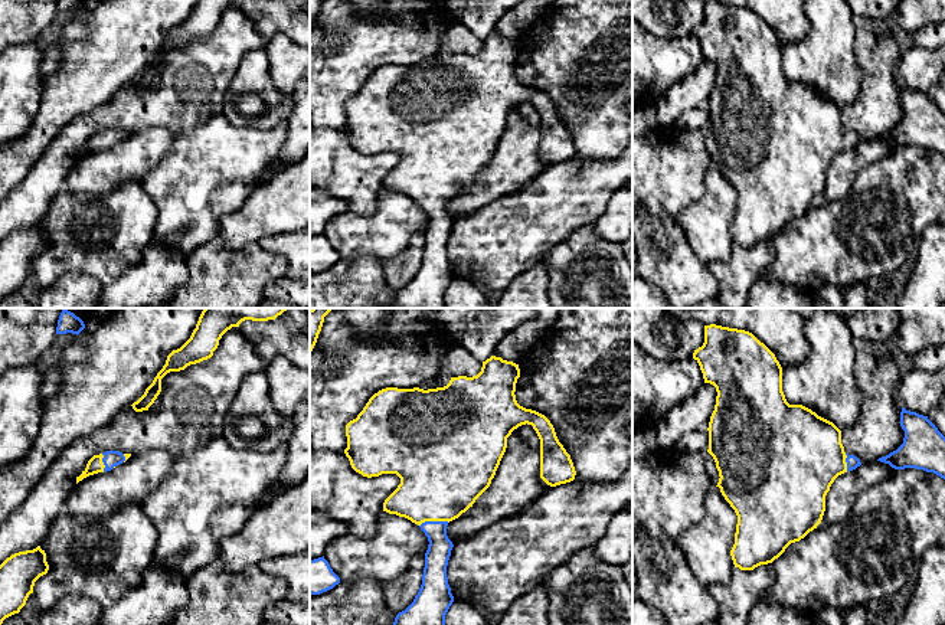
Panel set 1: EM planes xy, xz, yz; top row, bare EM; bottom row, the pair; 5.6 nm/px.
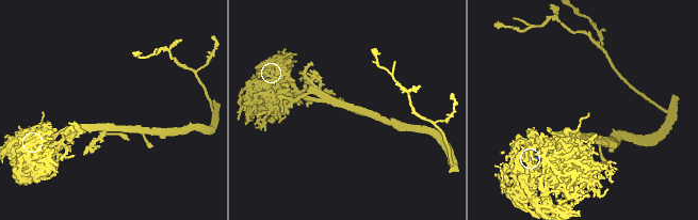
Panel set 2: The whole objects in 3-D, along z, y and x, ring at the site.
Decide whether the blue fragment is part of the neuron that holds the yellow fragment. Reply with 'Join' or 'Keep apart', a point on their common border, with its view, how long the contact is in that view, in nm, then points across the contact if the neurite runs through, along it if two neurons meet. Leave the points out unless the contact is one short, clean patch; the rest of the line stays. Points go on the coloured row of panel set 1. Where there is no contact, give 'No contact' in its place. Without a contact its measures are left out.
Join. Touches yellow at xz (434, 520). Shared border 170 nm. Path across: xz (441, 477), (434, 520), (437, 556)

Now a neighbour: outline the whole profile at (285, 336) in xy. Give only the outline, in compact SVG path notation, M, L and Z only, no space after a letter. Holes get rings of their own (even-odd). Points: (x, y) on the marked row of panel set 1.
M288 308L275 320L245 320L238 328L268 363L284 356L297 367L310 370L310 336L304 330L304 321L301 308Z

